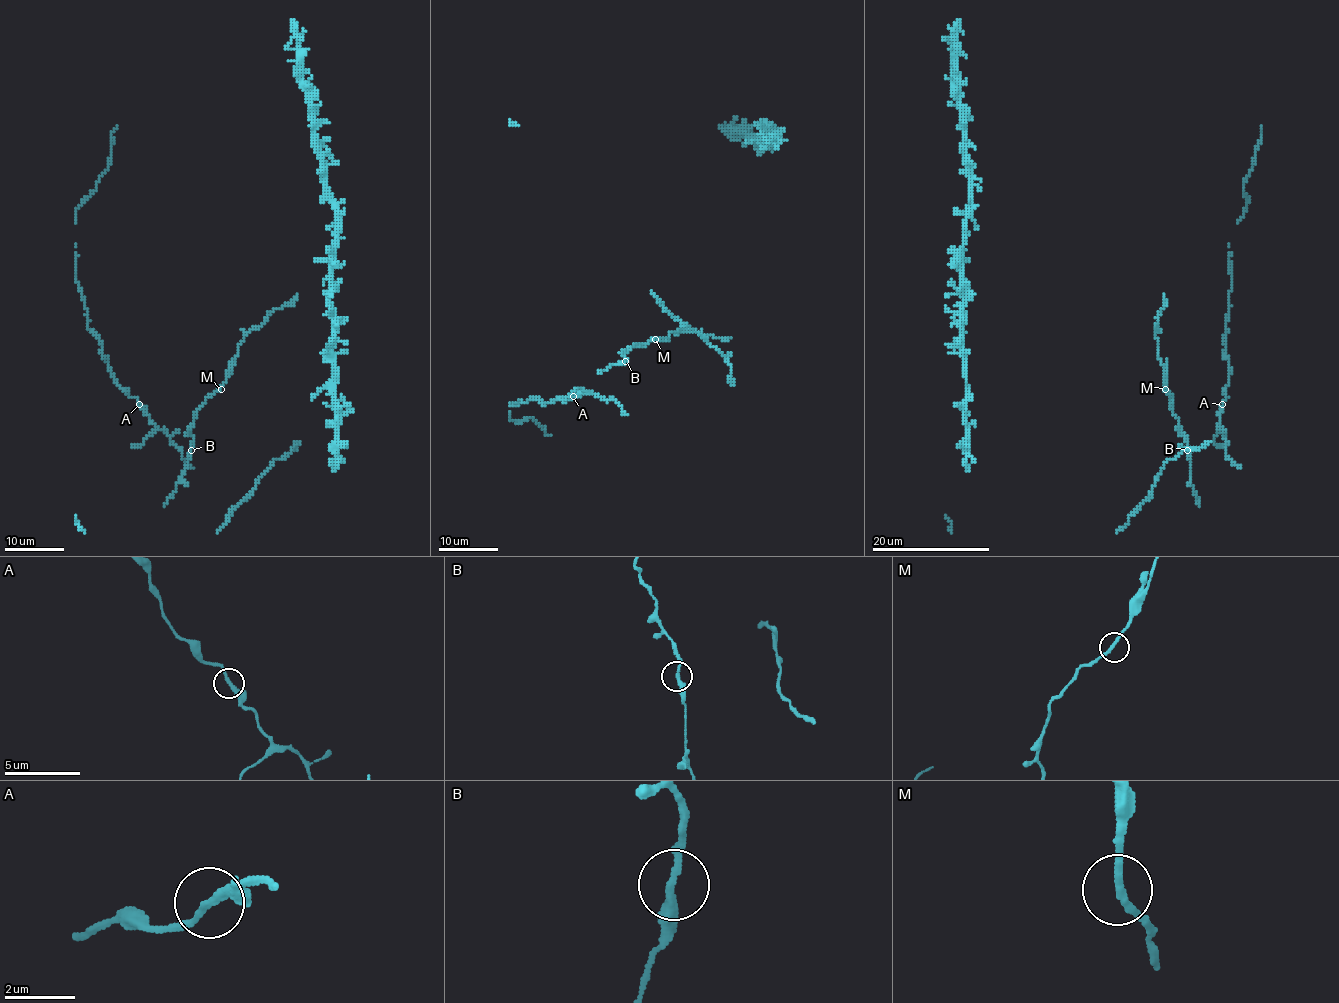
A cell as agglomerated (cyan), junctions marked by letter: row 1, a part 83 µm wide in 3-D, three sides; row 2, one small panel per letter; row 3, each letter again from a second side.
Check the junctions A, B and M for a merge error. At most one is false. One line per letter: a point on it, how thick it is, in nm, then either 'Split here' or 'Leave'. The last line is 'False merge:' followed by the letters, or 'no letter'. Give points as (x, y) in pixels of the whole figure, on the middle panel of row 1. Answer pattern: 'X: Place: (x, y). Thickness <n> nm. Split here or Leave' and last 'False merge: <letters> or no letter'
A: Place: (573, 396). Thickness 220 nm. Leave
B: Place: (625, 361). Thickness 240 nm. Leave
M: Place: (655, 339). Thickness 200 nm. Leave
False merge: no letter

